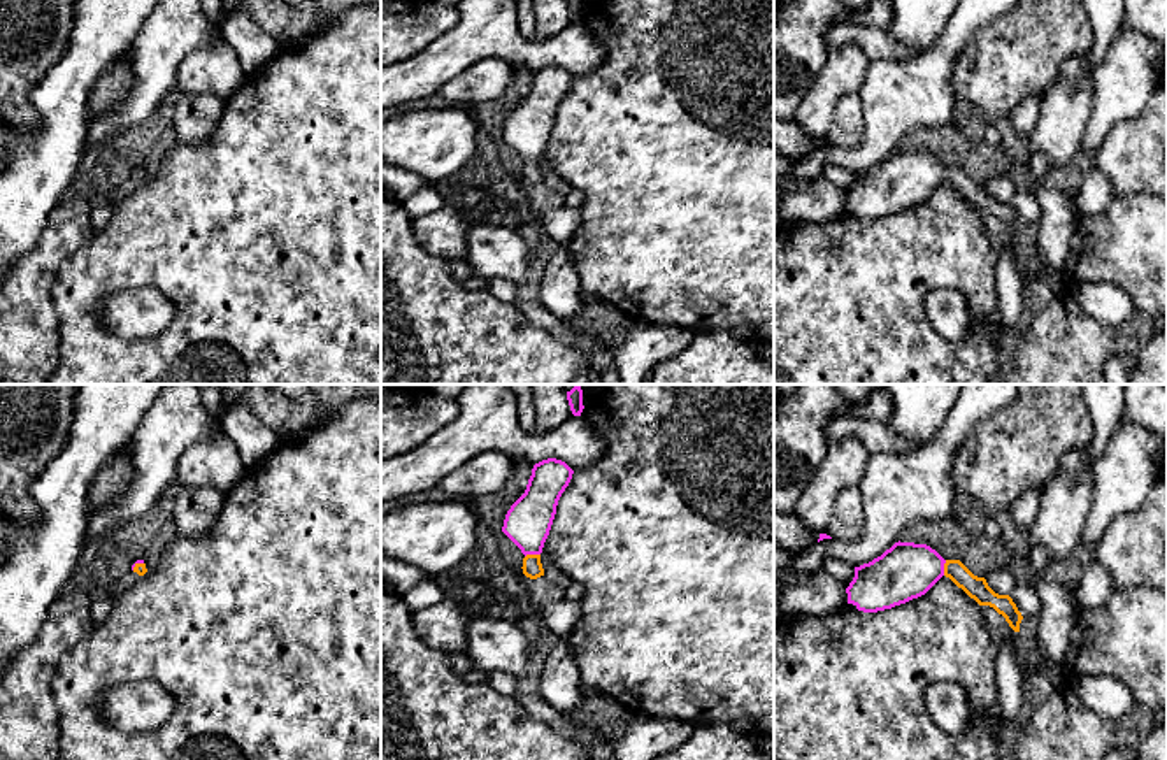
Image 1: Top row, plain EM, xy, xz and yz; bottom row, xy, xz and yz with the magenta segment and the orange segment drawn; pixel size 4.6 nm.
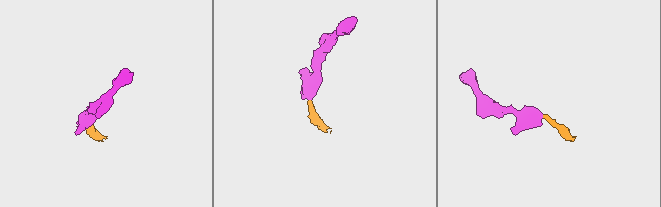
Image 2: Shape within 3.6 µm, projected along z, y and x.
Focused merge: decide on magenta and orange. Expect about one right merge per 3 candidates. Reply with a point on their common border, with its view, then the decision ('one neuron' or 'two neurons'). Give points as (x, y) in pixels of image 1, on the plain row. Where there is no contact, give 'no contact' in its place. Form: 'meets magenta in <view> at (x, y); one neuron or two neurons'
meets magenta in xz at (532, 160); one neuron

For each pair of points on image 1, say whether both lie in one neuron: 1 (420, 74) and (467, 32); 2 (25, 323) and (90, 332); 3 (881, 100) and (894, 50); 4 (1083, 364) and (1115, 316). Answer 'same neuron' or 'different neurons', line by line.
1: same neuron
2: different neurons
3: different neurons
4: different neurons

